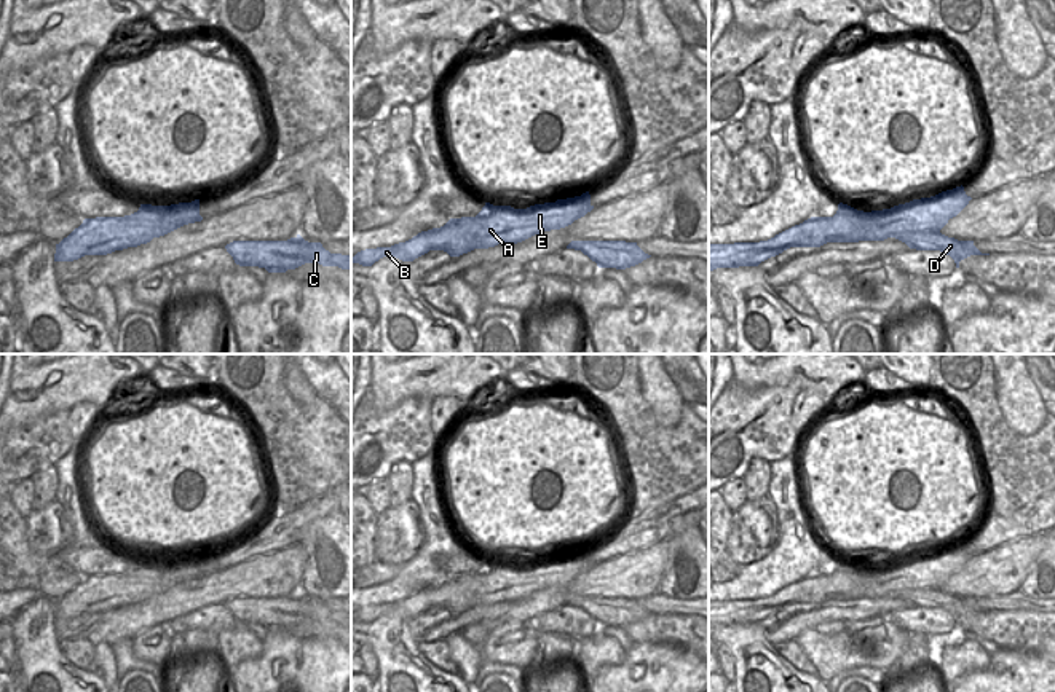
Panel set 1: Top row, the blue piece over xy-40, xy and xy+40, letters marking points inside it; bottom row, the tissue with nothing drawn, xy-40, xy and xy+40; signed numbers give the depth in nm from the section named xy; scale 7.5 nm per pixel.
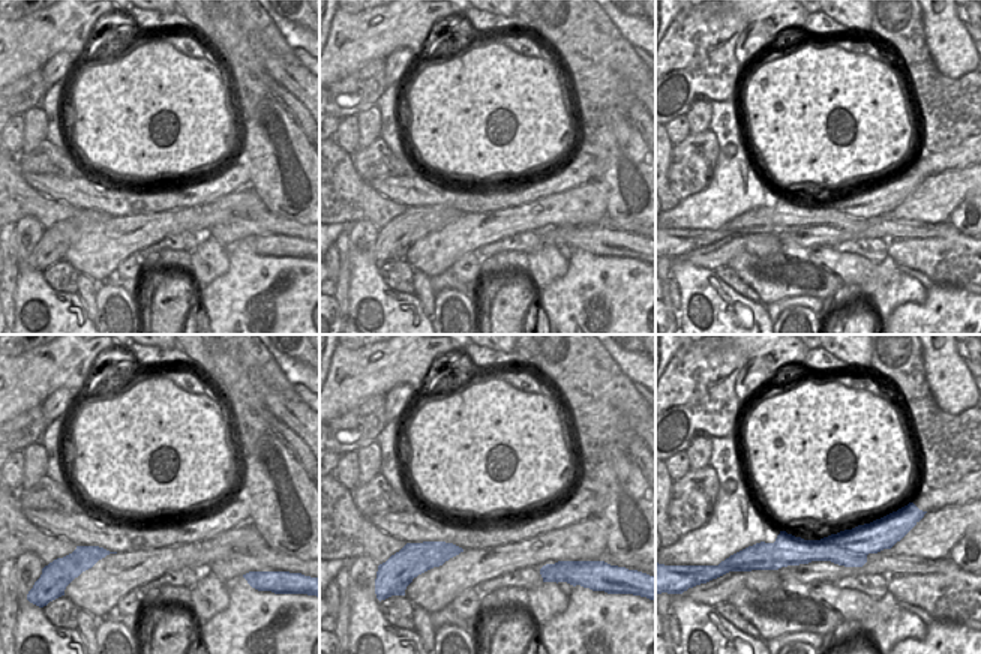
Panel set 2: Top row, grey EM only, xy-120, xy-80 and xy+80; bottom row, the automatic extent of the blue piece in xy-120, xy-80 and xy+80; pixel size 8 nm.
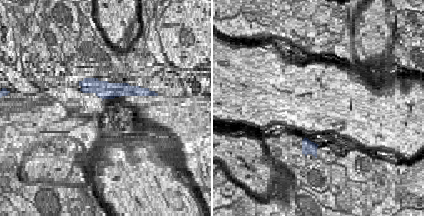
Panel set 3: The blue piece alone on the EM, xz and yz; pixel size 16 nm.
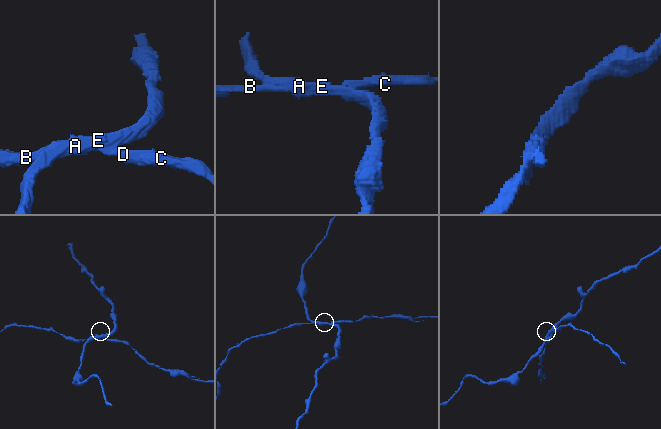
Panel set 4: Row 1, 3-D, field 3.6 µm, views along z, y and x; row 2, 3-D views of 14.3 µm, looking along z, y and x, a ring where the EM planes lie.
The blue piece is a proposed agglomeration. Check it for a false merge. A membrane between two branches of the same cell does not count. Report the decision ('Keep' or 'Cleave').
Cleave.

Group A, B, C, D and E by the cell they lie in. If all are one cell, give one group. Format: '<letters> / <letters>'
A E / B C D

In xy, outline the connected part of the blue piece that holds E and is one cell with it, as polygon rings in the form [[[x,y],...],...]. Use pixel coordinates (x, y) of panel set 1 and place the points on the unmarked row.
[[[589,548],[527,566],[485,560],[476,574],[450,576],[431,592],[431,607],[460,614],[474,606],[517,601],[535,592],[560,587],[591,569]]]

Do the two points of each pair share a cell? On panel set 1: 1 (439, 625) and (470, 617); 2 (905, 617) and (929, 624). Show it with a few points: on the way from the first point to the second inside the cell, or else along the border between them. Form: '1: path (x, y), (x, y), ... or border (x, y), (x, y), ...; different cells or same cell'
1: path (447, 624), (462, 621); same cell
2: path (912, 619), (923, 621); same cell

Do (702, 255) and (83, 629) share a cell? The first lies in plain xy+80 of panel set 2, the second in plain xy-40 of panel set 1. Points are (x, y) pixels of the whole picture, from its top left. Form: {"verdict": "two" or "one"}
{"verdict": "one"}

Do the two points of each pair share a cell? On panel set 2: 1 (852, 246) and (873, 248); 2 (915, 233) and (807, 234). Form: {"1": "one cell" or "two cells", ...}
{"1": "one cell", "2": "one cell"}

